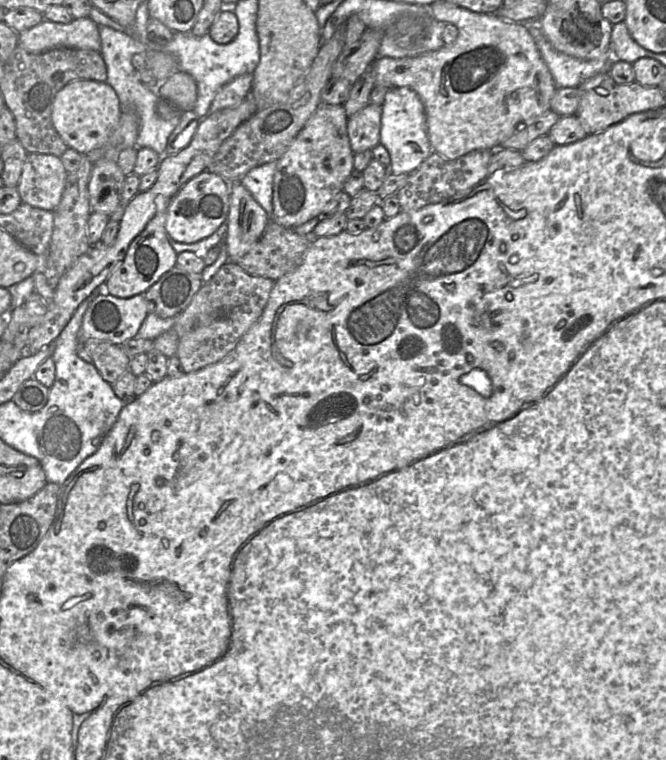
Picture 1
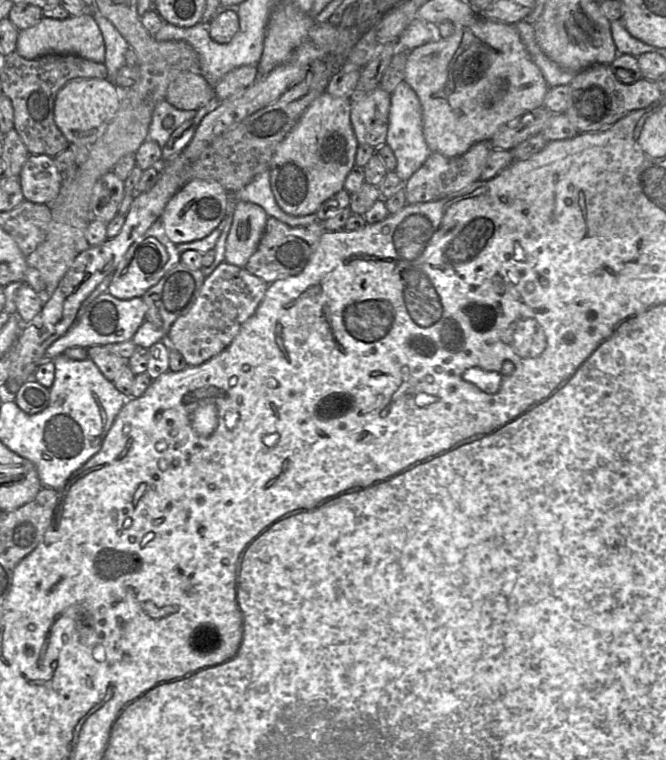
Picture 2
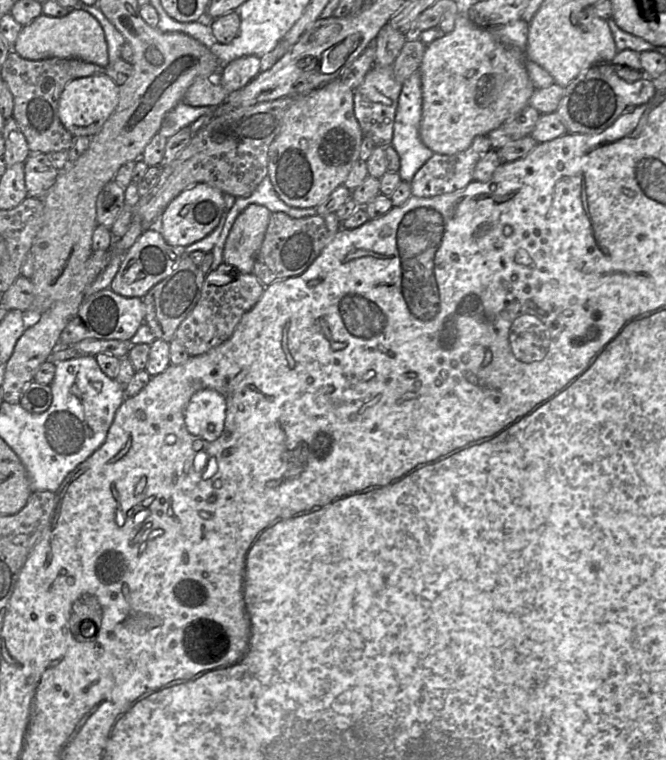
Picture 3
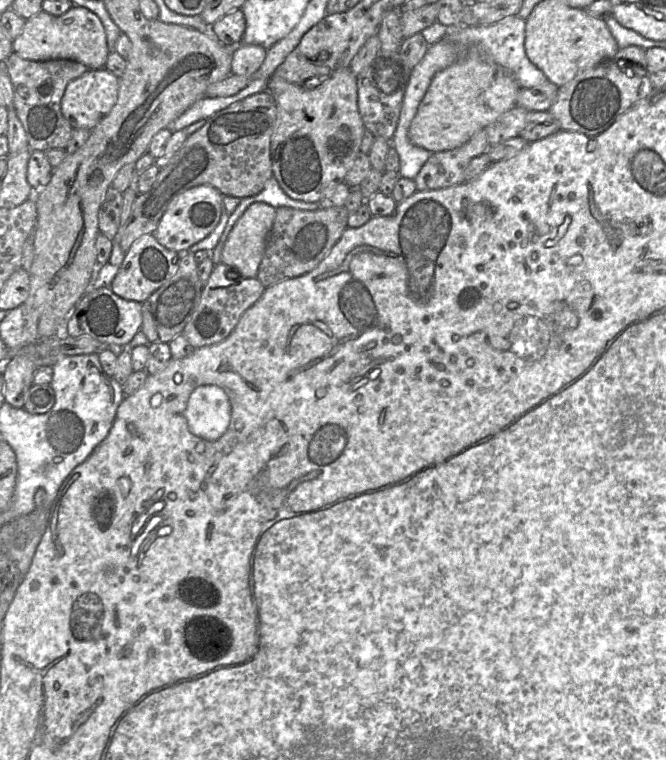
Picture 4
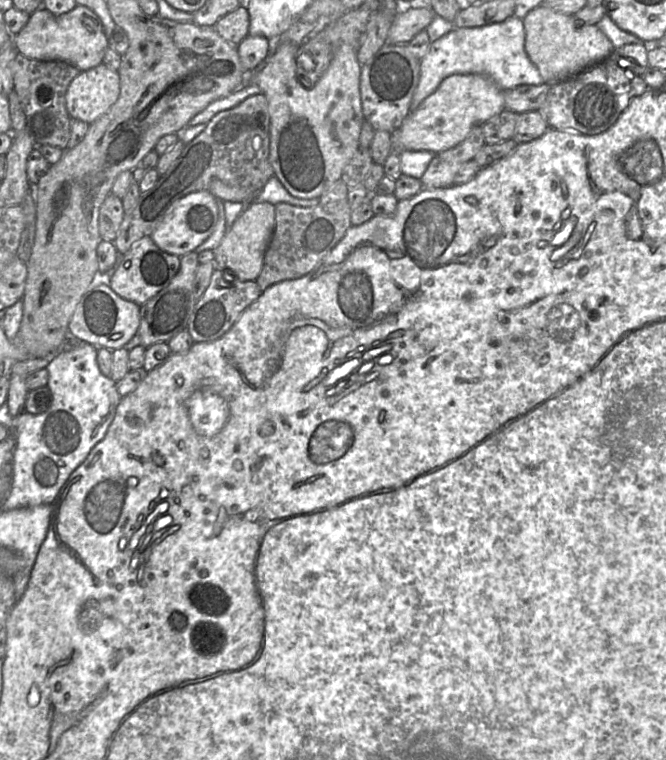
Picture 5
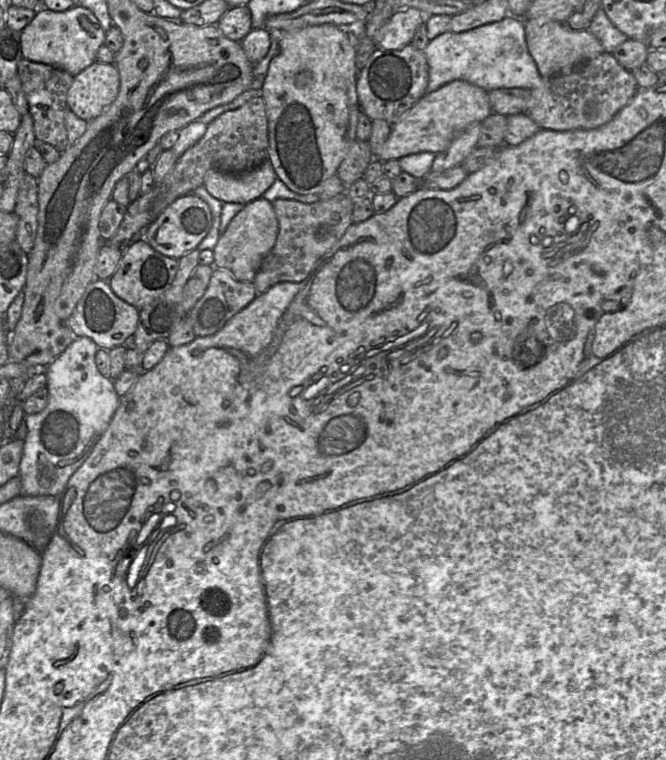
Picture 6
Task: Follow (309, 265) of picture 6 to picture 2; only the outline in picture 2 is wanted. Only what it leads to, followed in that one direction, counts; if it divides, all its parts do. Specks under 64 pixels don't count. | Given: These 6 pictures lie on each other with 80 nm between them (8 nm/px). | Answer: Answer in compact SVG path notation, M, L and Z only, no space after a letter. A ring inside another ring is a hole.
M269 216L259 245L249 258L245 269L268 284L298 274L308 263L325 232L323 224L319 221L306 226L292 227Z

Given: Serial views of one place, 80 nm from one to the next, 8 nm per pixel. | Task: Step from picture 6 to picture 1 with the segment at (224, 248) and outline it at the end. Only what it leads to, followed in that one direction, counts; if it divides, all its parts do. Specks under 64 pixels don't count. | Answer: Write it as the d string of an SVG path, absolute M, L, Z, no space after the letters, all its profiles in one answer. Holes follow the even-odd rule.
M241 182L230 183L225 245L229 261L237 263L263 235L271 218Z

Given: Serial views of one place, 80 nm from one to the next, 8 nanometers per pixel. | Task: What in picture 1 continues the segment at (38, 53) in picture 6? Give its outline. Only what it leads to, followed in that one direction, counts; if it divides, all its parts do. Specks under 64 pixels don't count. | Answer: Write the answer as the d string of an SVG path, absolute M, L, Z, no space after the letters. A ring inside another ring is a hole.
M88 17L62 24L43 20L37 26L18 35L18 43L30 53L42 53L55 48L95 50L101 53L98 25Z

